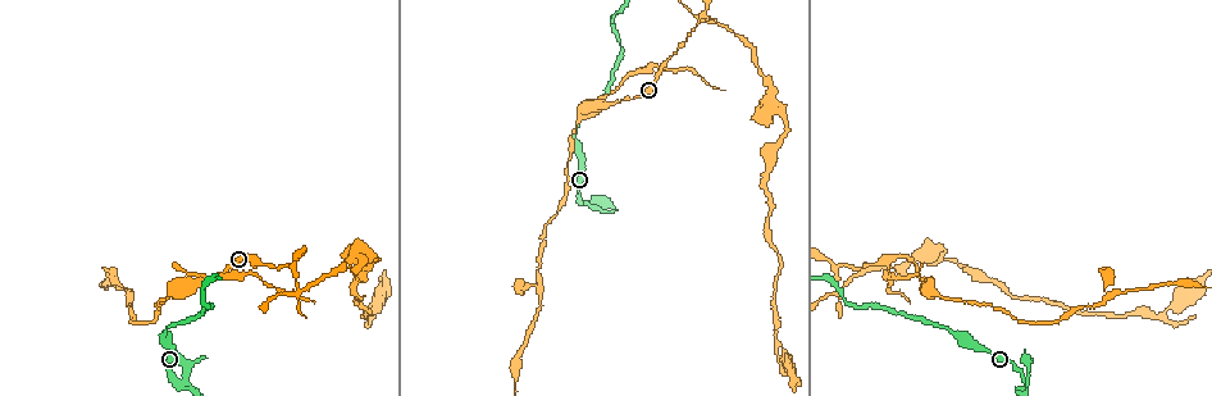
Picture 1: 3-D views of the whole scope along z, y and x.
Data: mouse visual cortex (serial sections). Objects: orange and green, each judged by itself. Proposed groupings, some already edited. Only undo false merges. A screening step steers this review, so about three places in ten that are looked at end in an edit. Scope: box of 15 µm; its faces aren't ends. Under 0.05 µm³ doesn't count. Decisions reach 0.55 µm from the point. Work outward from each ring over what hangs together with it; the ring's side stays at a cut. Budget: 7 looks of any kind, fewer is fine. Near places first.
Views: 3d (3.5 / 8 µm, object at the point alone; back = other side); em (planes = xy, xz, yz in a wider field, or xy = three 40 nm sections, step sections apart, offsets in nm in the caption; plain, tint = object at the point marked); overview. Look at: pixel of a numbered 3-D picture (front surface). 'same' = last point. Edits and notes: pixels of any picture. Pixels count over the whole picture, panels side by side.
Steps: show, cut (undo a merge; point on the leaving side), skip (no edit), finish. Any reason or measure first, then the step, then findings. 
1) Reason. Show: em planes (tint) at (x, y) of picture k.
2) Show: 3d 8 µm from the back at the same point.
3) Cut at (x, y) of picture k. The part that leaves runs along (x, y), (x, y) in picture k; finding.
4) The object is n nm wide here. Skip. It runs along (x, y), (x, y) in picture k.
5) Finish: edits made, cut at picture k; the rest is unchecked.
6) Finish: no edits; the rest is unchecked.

Thin neck. Show: 3d 3.5 µm at (172, 375) of picture 1.

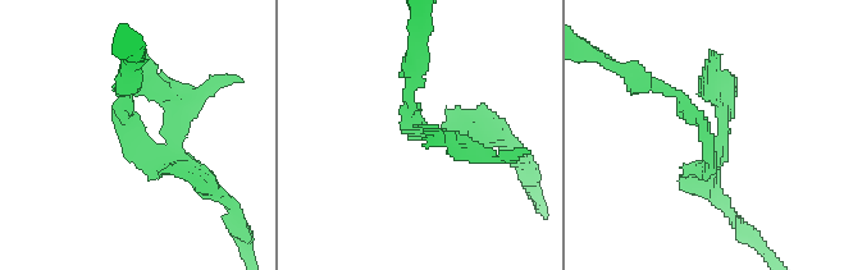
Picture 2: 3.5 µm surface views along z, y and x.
Show: em xy step 1 (tint) at (707, 140) of picture 2.

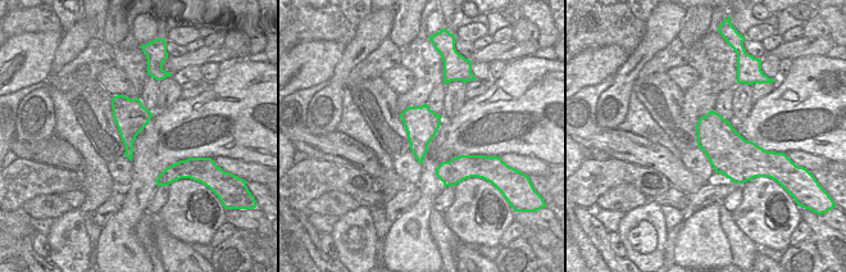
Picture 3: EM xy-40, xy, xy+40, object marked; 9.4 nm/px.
Another direction. Show: em xy step 3 (tint) at the same point.

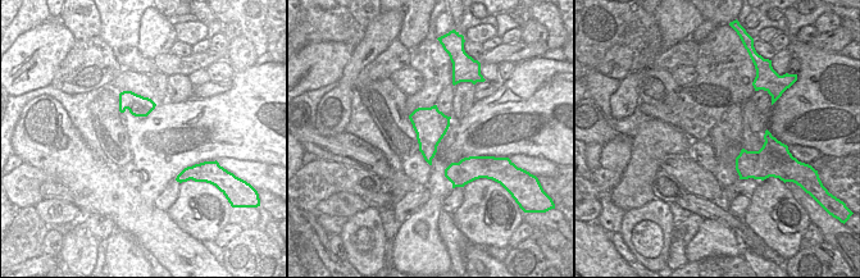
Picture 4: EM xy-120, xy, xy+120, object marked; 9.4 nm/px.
Skip. It runs along (413, 77), (413, 132), (460, 149) in picture 2; all the same cell.

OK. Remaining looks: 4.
Two arms in line, one across. Show: 3d 3.5 µm at (1107, 298) of picture 1.

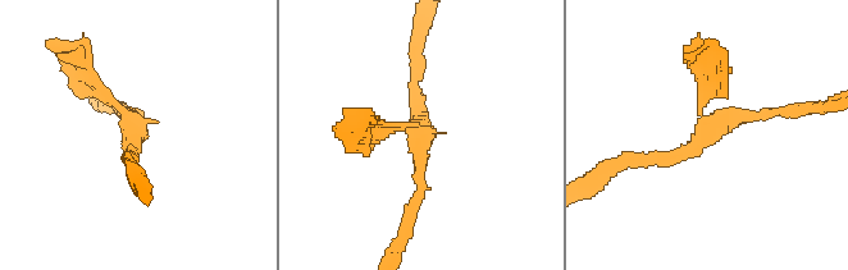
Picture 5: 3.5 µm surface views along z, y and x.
3 arms meet here; the arms are 150, 150, 150 nm wide. Show: em xy step 1 (tint) at (135, 129) of picture 5.

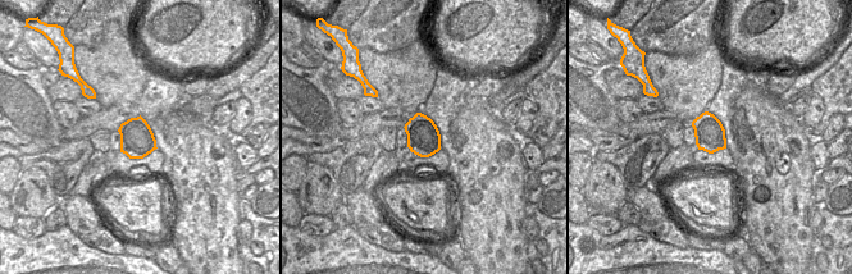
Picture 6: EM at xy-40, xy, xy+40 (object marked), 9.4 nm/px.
Skip. It runs along (639, 159), (688, 151), (738, 115), (793, 111) in picture 5; continuous, no second cell.

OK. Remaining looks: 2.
Finish: no edits; the rest is unchecked.

